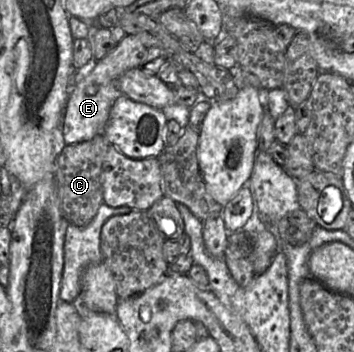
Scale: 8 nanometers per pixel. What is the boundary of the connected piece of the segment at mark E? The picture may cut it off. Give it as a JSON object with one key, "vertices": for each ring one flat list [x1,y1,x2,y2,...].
{"vertices":[[126,34,108,55,97,60,97,65,87,76,76,83,68,98,63,116,63,138,66,145,88,141,103,134,111,107,122,95,118,88,118,79,127,70,140,67,147,51,136,35]]}

